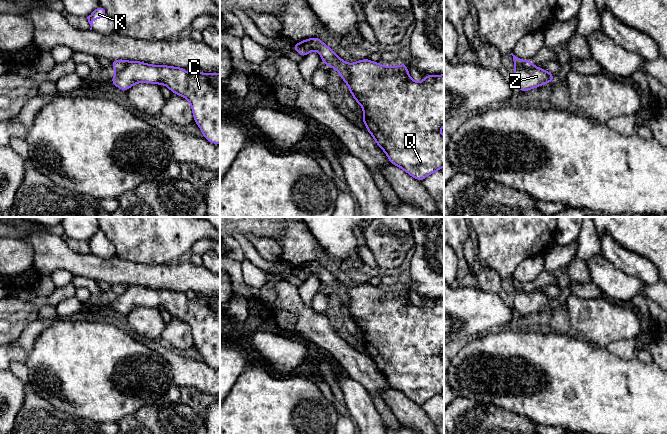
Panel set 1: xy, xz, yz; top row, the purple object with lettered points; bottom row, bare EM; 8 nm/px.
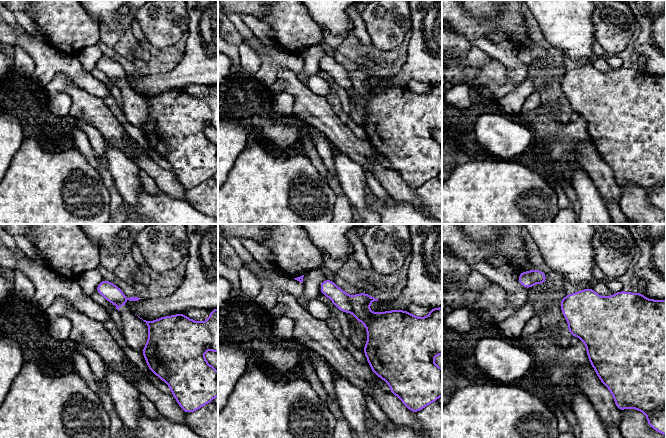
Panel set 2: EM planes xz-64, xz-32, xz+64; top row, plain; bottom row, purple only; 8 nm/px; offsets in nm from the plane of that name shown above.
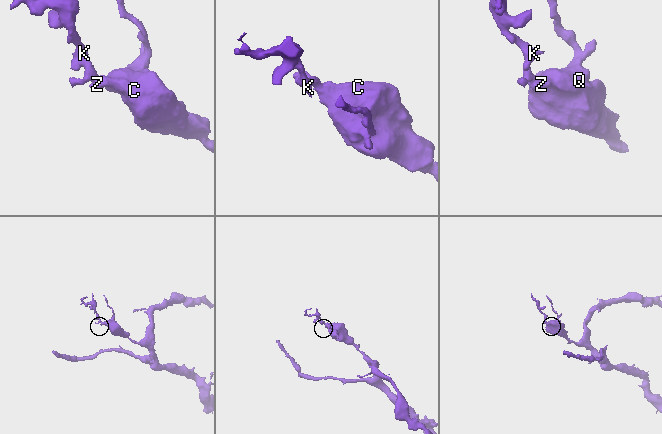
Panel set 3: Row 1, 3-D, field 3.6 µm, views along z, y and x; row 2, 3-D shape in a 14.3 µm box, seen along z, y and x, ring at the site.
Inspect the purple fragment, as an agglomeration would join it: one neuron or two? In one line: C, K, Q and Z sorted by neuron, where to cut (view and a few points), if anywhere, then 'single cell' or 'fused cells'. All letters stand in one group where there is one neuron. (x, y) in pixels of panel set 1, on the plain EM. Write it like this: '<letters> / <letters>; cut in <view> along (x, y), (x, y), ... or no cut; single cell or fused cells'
C Q Z / K; cut in xz along (348, 288), (348, 301), (343, 304); fused cells

